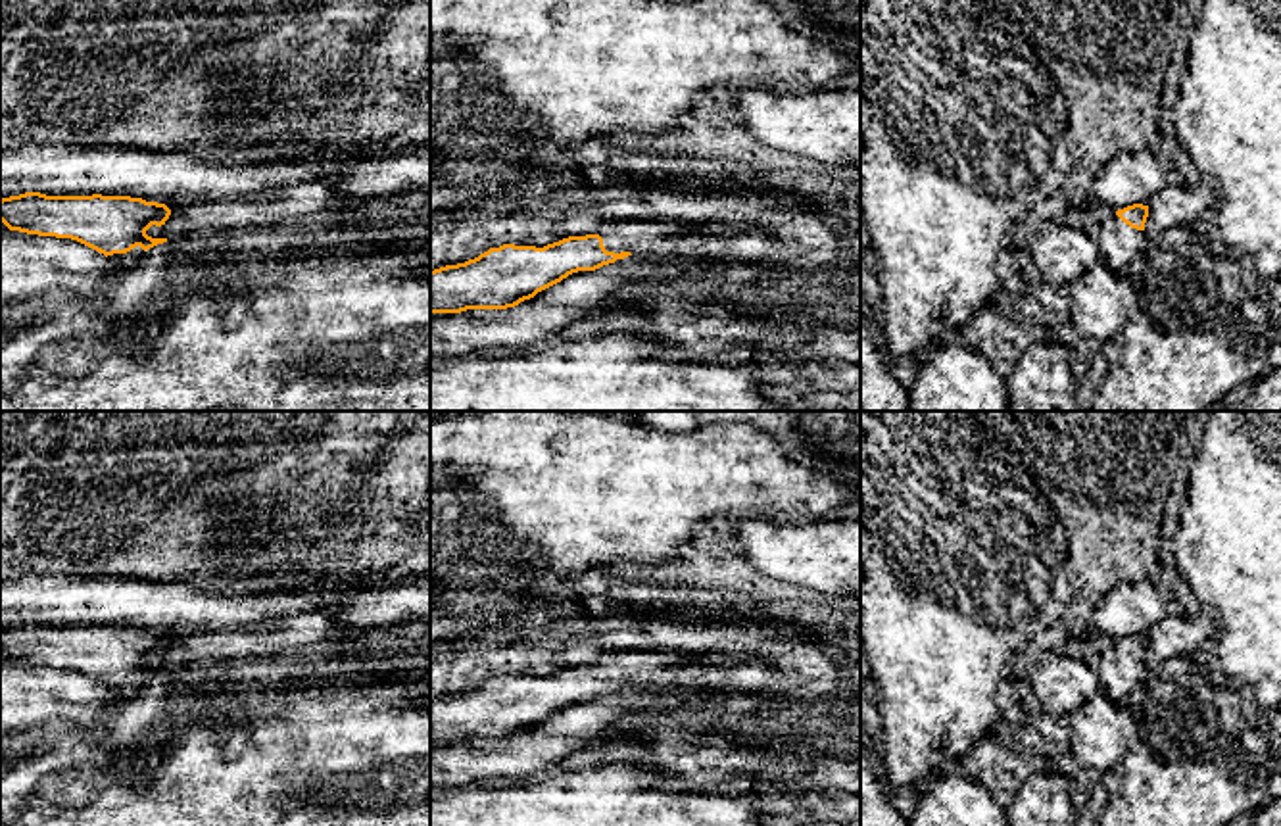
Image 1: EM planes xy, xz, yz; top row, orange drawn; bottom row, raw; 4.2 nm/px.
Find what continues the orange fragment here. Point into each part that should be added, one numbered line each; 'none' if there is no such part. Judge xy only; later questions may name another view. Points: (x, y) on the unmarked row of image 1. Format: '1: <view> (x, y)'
1: xy (118, 690)

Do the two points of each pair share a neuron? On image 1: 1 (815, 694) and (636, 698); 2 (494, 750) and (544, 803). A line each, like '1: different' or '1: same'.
1: different
2: different

